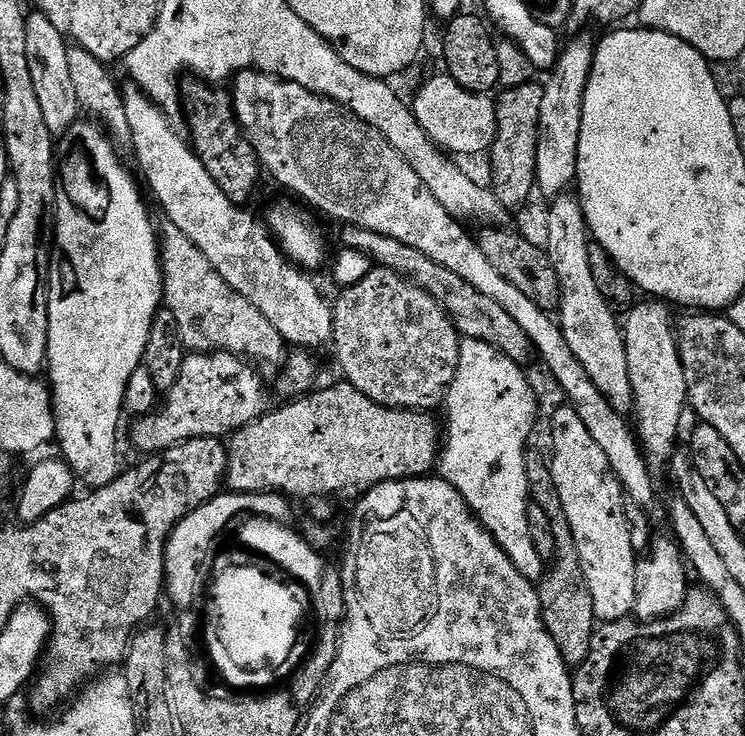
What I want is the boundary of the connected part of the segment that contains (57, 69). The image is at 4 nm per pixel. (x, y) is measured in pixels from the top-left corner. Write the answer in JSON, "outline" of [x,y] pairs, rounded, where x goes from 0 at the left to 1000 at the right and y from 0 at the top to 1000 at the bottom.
{"outline":[[[44,15],[35,30],[35,79],[40,83],[40,107],[46,110],[46,124],[51,128],[51,140],[56,144],[56,155],[62,159],[62,171],[67,171],[71,182],[90,181],[103,167],[110,148],[105,139],[105,128],[99,128],[99,115],[94,107],[94,88],[90,77],[93,56],[62,24],[59,16]]]}

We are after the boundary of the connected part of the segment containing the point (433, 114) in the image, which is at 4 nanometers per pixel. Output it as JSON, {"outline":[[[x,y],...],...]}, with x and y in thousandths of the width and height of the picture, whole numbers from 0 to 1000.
{"outline":[[[592,101],[565,117],[558,137],[552,137],[550,145],[566,177],[572,177],[585,200],[597,208],[619,215],[654,208],[659,202],[666,186],[666,137],[659,129],[626,122],[615,117],[607,103]]]}

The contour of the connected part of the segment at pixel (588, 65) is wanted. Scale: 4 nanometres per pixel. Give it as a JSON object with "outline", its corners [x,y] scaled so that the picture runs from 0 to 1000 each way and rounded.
{"outline":[[[779,49],[752,72],[752,83],[730,114],[728,160],[722,182],[722,220],[719,221],[719,251],[734,269],[758,265],[762,255],[774,249],[779,226],[779,183],[784,139],[789,135],[789,113],[795,99],[795,80],[800,76],[797,54]]]}

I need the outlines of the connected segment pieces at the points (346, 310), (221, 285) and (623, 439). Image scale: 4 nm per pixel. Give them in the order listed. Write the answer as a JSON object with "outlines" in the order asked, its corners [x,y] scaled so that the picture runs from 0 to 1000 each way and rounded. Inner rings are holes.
{"outlines":[[[[509,361],[501,363],[479,387],[463,390],[456,398],[458,402],[448,408],[446,459],[448,474],[456,482],[460,515],[486,530],[491,541],[519,554],[585,557],[580,554],[589,549],[592,553],[615,503],[620,461],[593,414],[542,375]]],[[[220,302],[213,306],[215,360],[220,368],[219,417],[234,427],[239,444],[244,447],[244,465],[258,481],[309,478],[334,490],[356,489],[360,495],[380,496],[384,488],[384,465],[357,427],[341,416],[319,394],[314,394],[282,361],[282,351],[239,313],[239,307]]],[[[329,95],[318,98],[314,105],[317,115],[309,120],[311,140],[317,144],[317,160],[322,164],[323,174],[333,183],[333,192],[344,201],[344,208],[349,215],[353,232],[360,234],[381,255],[388,255],[397,266],[404,266],[409,272],[407,276],[415,284],[426,289],[436,288],[446,299],[458,299],[462,304],[474,304],[478,310],[490,310],[494,315],[505,315],[506,322],[517,321],[529,323],[534,329],[545,329],[545,334],[556,334],[556,340],[566,340],[572,351],[583,351],[588,361],[599,361],[599,367],[605,367],[615,372],[615,378],[621,378],[642,394],[642,399],[652,399],[652,405],[663,405],[695,443],[701,443],[701,454],[711,459],[715,474],[722,480],[722,489],[736,499],[738,510],[746,515],[749,526],[757,531],[761,548],[781,568],[787,577],[787,584],[797,594],[797,601],[808,610],[808,617],[819,622],[819,633],[824,644],[832,651],[832,658],[838,662],[839,673],[847,683],[855,685],[858,690],[875,693],[881,685],[881,658],[878,643],[870,637],[870,625],[864,621],[864,614],[859,610],[858,596],[846,575],[844,567],[830,563],[819,546],[808,537],[808,530],[792,519],[792,508],[787,508],[781,492],[770,486],[770,476],[760,466],[756,448],[752,447],[748,431],[737,420],[725,418],[722,410],[715,410],[713,405],[706,405],[695,389],[685,389],[668,367],[652,352],[652,345],[647,345],[640,322],[627,315],[624,306],[612,299],[601,287],[593,281],[593,274],[572,258],[566,242],[556,236],[550,220],[540,208],[533,207],[523,193],[502,171],[489,168],[466,147],[458,141],[451,141],[426,125],[411,122],[395,111],[383,109],[374,102],[364,101],[358,103],[350,95]]]]}

